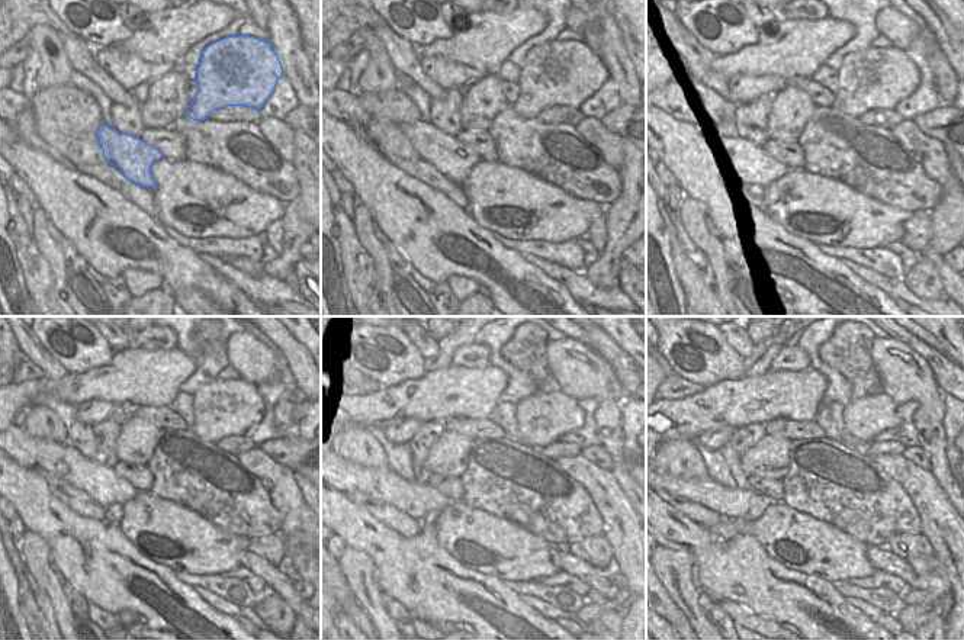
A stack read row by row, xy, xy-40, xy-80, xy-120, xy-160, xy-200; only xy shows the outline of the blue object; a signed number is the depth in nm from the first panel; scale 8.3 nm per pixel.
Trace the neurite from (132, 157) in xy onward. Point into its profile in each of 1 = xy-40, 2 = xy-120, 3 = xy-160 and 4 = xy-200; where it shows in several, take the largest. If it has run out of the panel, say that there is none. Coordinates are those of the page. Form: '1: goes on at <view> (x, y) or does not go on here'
1: goes on at xy-40 (449, 156)
2: goes on at xy-120 (102, 481)
3: goes on at xy-160 (397, 456)
4: goes on at xy-200 (715, 459)

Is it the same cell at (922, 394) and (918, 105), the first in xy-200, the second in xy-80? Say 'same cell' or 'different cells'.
different cells

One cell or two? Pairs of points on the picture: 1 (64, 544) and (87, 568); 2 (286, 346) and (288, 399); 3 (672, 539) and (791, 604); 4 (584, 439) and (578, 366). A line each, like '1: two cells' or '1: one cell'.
1: one cell
2: two cells
3: one cell
4: two cells

